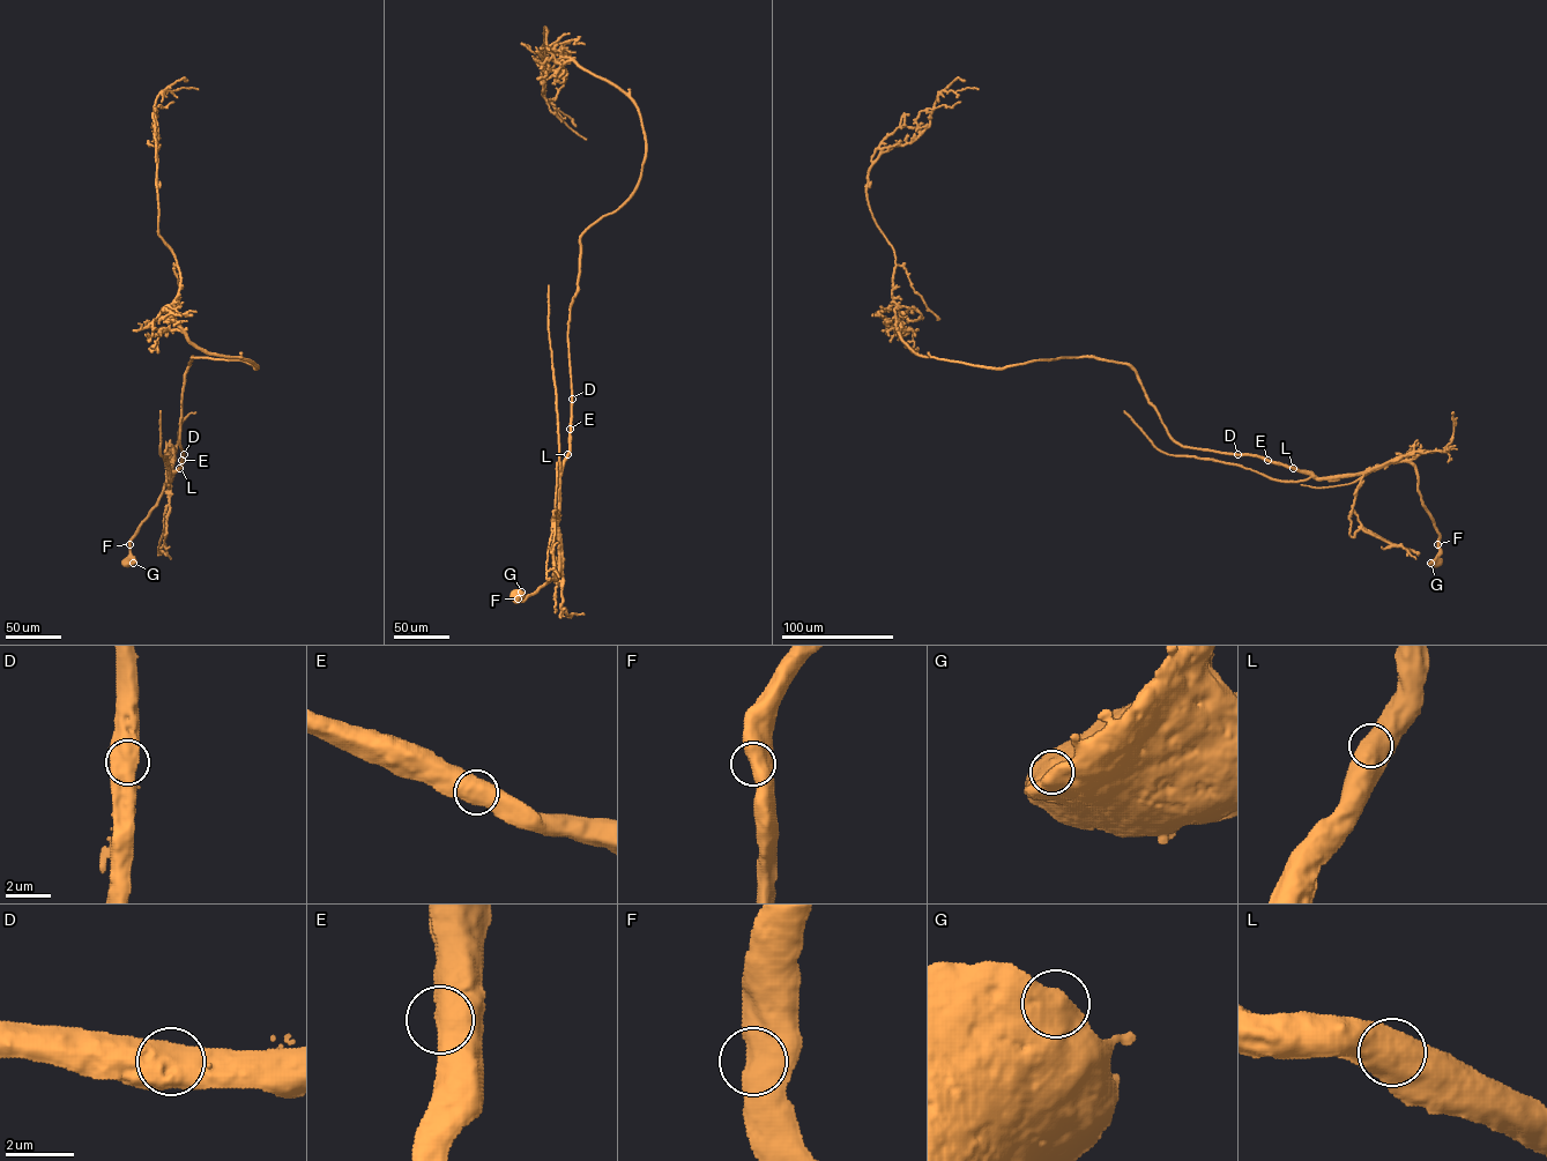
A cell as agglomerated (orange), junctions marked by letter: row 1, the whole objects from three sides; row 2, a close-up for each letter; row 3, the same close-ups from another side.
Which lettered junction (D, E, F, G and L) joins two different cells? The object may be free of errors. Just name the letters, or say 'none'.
none

